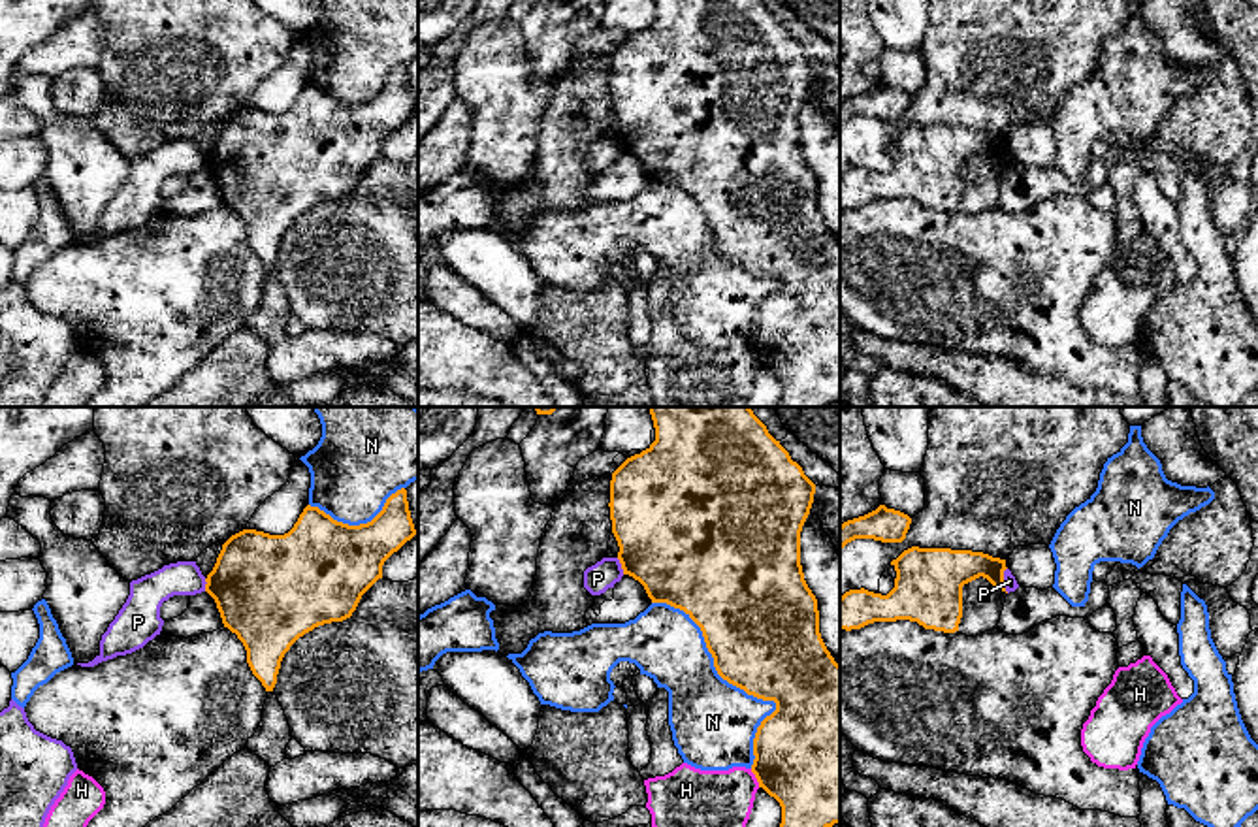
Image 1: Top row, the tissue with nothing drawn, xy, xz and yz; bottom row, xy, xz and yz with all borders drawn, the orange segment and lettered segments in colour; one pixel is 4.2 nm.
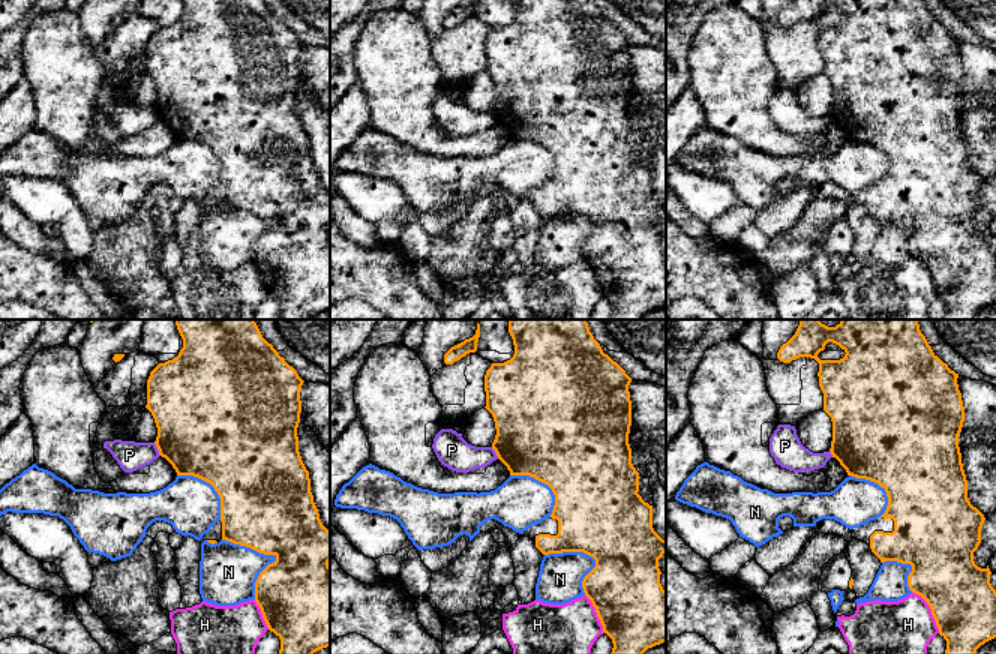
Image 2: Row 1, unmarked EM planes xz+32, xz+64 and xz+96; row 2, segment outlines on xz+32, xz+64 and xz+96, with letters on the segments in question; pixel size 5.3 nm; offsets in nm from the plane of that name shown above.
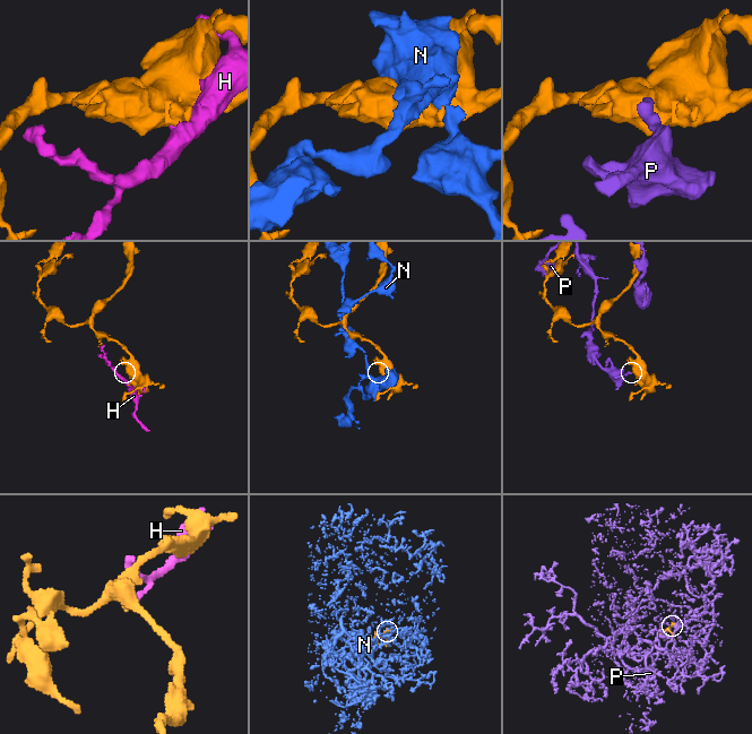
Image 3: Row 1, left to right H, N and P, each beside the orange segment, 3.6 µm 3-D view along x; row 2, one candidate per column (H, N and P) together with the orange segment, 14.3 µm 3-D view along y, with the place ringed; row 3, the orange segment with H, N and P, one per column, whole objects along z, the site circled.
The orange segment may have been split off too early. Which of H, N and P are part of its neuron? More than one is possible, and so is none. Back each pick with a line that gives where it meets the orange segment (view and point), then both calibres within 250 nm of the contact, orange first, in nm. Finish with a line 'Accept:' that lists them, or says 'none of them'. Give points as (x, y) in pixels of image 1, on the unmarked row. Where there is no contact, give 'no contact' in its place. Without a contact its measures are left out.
Accept: none of them

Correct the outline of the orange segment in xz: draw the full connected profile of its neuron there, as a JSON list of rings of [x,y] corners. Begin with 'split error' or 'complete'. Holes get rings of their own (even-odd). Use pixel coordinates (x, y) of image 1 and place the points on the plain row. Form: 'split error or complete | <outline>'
complete | [[[653,0],[653,6],[655,19],[640,32],[627,36],[612,51],[610,58],[608,85],[623,153],[638,158],[652,181],[667,181],[680,186],[701,205],[706,226],[714,235],[714,245],[723,258],[748,273],[776,281],[776,288],[757,305],[751,350],[759,365],[780,381],[780,407],[829,407],[840,401],[840,243],[821,217],[817,177],[808,166],[800,143],[800,109],[814,81],[815,62],[791,38],[780,19],[768,11],[763,0]]]

